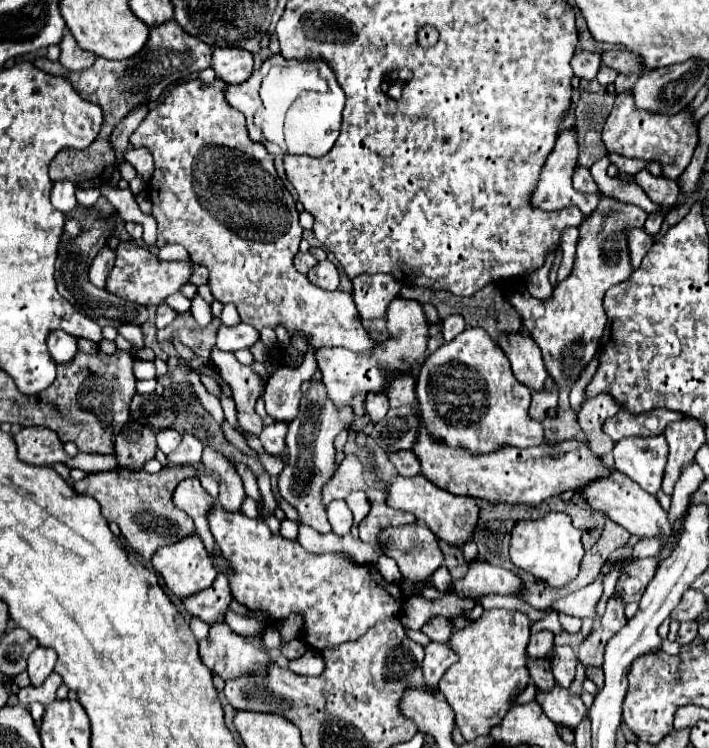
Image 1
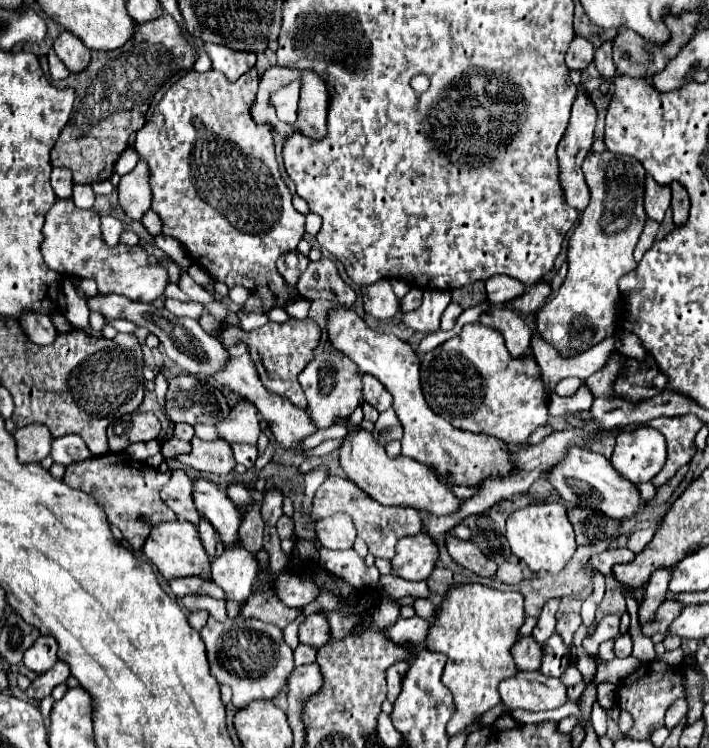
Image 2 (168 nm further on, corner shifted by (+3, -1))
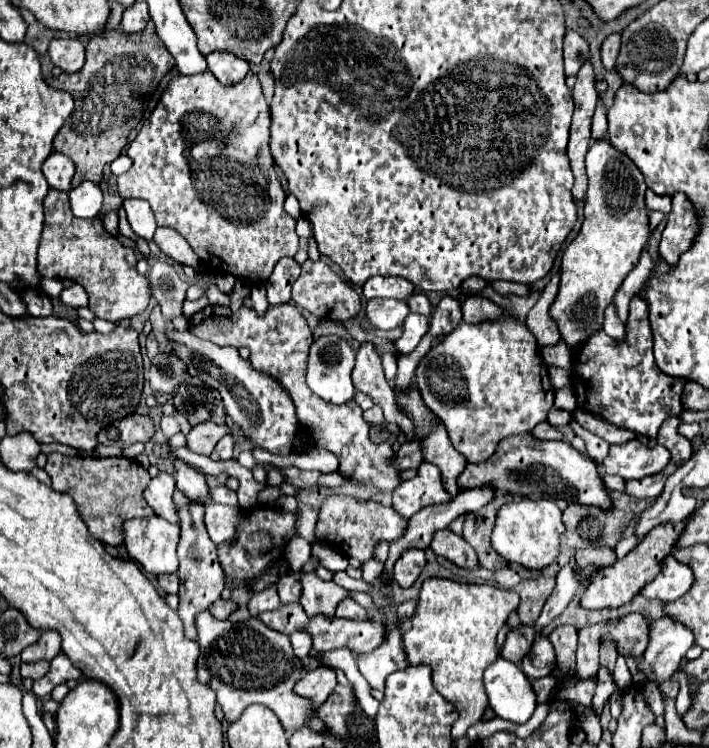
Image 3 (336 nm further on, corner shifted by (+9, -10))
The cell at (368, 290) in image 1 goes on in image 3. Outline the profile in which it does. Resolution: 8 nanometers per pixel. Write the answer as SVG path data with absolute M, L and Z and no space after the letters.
M371 298L365 304L365 316L369 318L371 326L379 330L393 330L401 326L407 314L409 314L409 308L403 300Z

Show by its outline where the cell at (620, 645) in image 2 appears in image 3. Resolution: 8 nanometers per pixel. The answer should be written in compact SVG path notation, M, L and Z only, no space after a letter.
M621 654L617 656L613 670L613 680L615 680L617 688L621 688L621 690L625 690L625 688L629 688L633 684L633 678L631 678L631 672L629 672L629 668L627 667L626 658L625 656L621 656Z

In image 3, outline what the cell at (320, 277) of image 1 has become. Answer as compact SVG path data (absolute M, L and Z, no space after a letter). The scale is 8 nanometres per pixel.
M307 260L301 268L303 268L301 270L301 276L293 284L293 302L299 308L305 308L305 310L313 312L315 316L325 318L325 320L333 320L333 322L345 322L349 318L355 318L357 316L357 312L361 310L359 294L355 292L353 286L349 286L347 282L343 282L331 270L329 264Z

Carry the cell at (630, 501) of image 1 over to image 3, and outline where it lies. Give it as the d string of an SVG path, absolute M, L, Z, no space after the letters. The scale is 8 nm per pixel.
M519 434L513 438L505 438L501 446L497 446L497 454L489 458L489 462L481 466L467 464L465 472L457 478L459 488L473 488L483 486L485 482L493 482L497 490L505 490L513 496L521 494L527 498L551 498L551 500L565 500L567 504L585 504L597 506L605 512L613 508L613 500L603 484L597 464L577 452L569 442L541 442L535 440L531 434Z

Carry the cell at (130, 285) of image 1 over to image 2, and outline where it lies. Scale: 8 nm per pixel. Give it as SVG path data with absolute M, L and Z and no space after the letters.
M57 199L49 209L43 225L43 259L47 267L57 271L63 277L85 277L93 279L101 295L123 295L131 301L153 303L159 299L169 283L169 275L161 265L149 265L147 253L141 245L129 247L117 243L113 247L105 245L101 237L101 217L97 211L83 211L75 207L71 199Z

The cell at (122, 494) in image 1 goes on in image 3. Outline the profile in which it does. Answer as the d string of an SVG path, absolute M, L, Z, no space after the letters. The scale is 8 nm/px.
M49 454L45 472L51 476L53 490L69 494L79 510L79 516L87 524L89 532L103 544L123 546L123 524L129 518L149 518L155 512L143 498L145 488L151 482L147 470L143 470L137 460L129 458L69 458L63 454Z

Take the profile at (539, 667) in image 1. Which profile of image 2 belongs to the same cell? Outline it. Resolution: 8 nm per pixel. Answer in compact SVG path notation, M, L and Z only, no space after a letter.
M529 635L529 637L519 637L511 649L515 657L515 665L519 671L539 671L541 669L541 655L543 649L539 643Z

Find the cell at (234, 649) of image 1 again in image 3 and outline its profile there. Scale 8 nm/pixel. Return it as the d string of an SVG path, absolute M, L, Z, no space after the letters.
M207 610L197 616L195 624L201 646L197 660L199 682L209 684L209 688L217 692L217 702L221 704L227 722L235 722L249 704L263 704L277 714L285 730L297 730L301 726L323 730L309 700L293 694L293 684L305 674L305 670L291 650L289 636L267 628L257 618L233 624L229 620L215 620Z

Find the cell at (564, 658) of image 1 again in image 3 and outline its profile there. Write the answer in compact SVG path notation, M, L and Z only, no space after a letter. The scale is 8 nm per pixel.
M541 636L533 642L533 648L531 648L531 654L527 654L523 658L523 664L521 664L521 670L531 678L531 680L537 680L537 678L545 678L553 672L555 668L555 650L553 650L553 644Z

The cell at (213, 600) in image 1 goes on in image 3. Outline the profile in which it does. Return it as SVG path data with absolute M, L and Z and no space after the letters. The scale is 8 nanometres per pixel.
M163 574L163 576L159 576L159 586L167 594L177 594L179 592L179 578L177 578L177 574Z

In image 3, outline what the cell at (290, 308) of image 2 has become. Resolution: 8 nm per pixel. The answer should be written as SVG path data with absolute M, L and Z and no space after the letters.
M281 258L275 264L275 270L269 276L269 282L265 282L267 300L271 306L291 302L293 282L299 278L299 274L301 274L301 266L293 258Z

